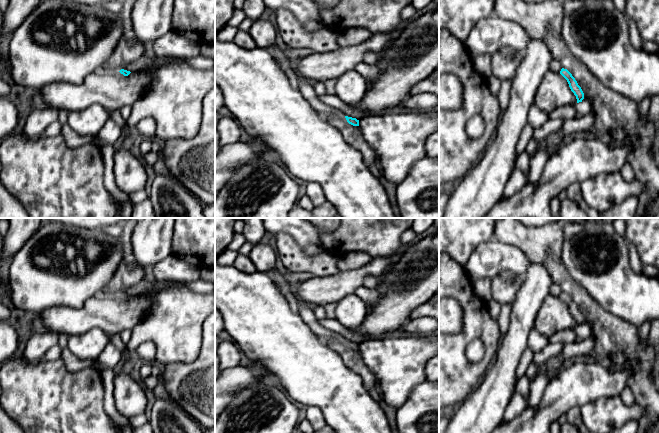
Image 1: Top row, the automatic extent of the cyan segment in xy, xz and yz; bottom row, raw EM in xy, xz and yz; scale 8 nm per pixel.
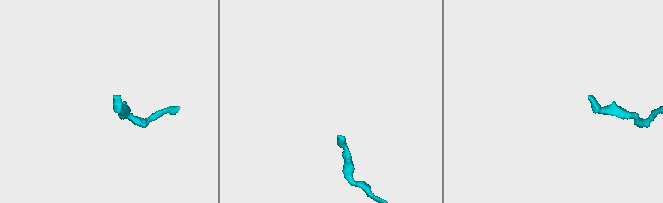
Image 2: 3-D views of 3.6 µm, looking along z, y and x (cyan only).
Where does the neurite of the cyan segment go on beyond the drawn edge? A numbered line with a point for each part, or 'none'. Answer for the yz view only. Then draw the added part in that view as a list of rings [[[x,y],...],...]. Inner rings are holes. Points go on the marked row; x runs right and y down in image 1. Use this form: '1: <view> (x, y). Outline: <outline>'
none

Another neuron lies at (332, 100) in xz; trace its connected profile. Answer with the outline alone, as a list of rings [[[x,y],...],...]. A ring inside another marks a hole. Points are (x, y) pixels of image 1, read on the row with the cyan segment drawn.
[[[325,94],[322,96],[318,96],[318,98],[326,105],[335,108],[339,113],[341,113],[344,116],[356,118],[357,120],[362,119],[366,116],[371,116],[373,114],[369,112],[360,112],[358,110],[355,110],[353,107],[346,104],[344,101],[342,101],[338,96],[335,94]]]

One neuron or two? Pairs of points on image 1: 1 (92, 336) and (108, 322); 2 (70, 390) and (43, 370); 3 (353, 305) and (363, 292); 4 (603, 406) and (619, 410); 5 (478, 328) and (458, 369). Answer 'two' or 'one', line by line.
1: two
2: one
3: two
4: one
5: one

